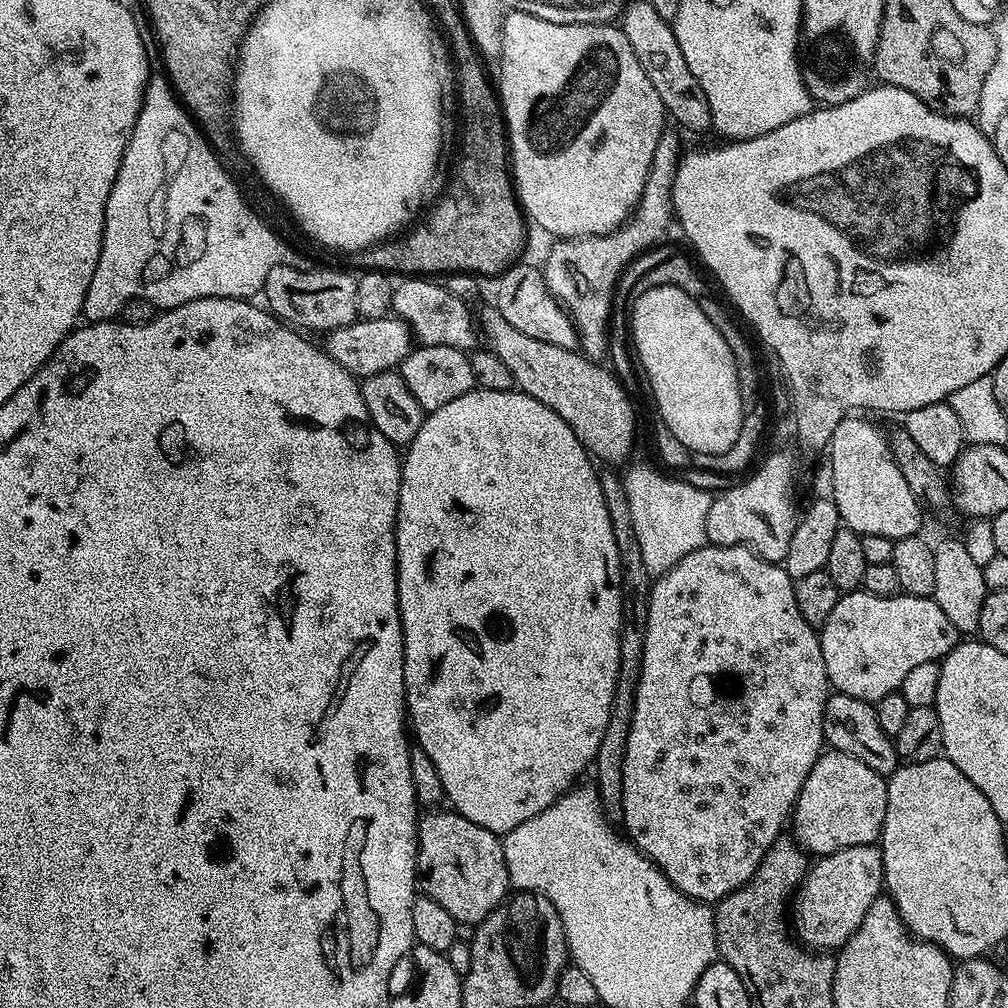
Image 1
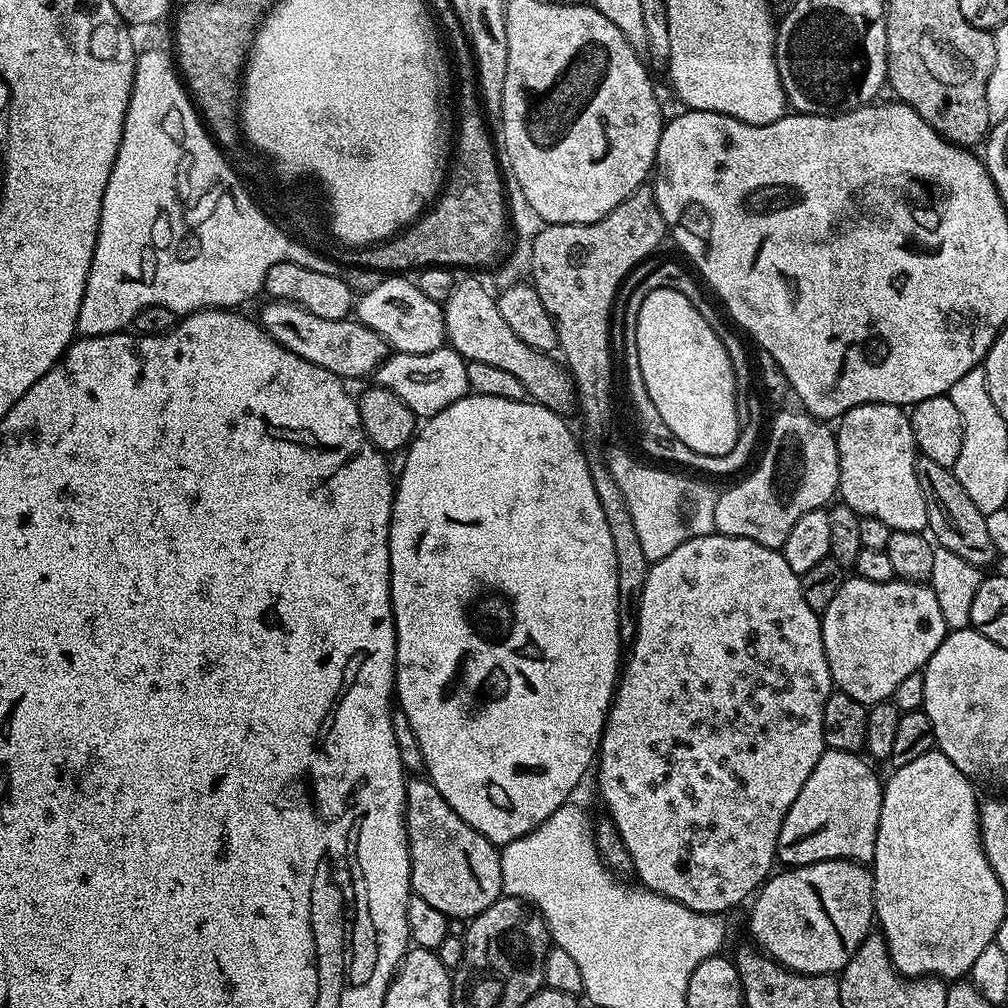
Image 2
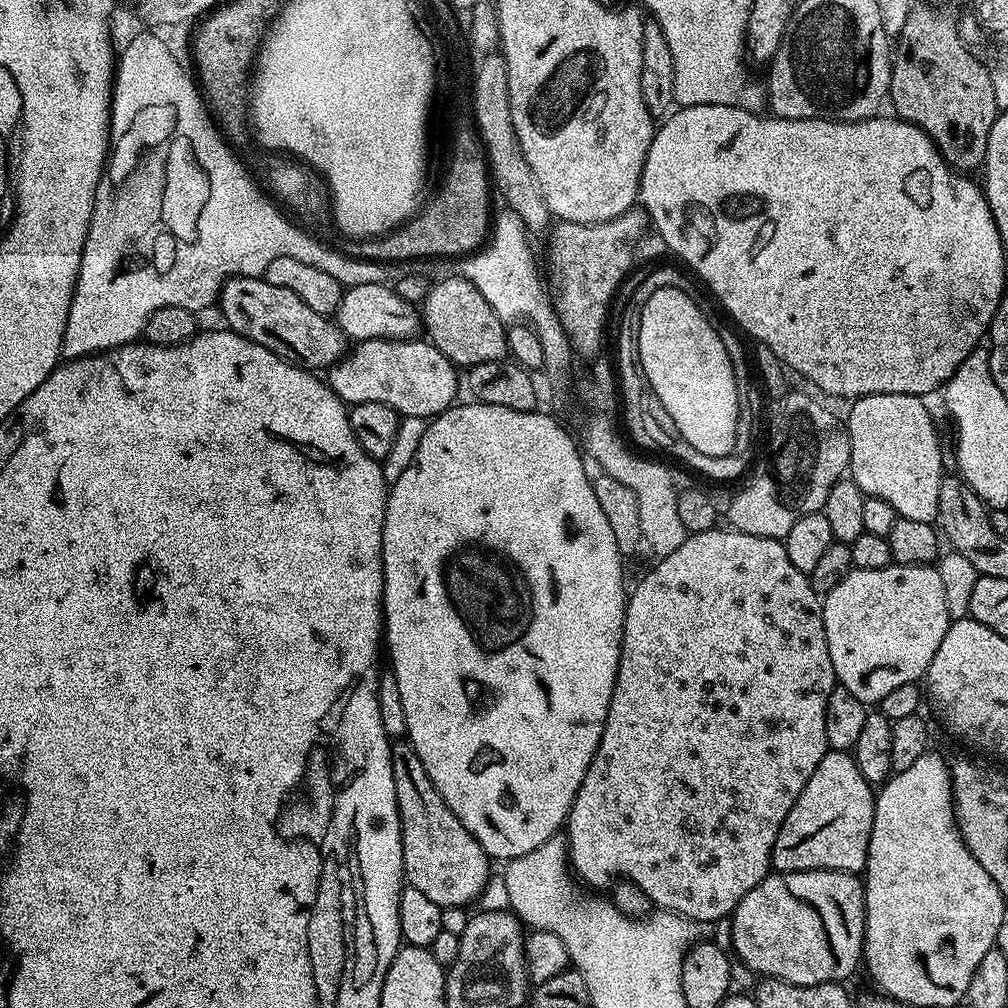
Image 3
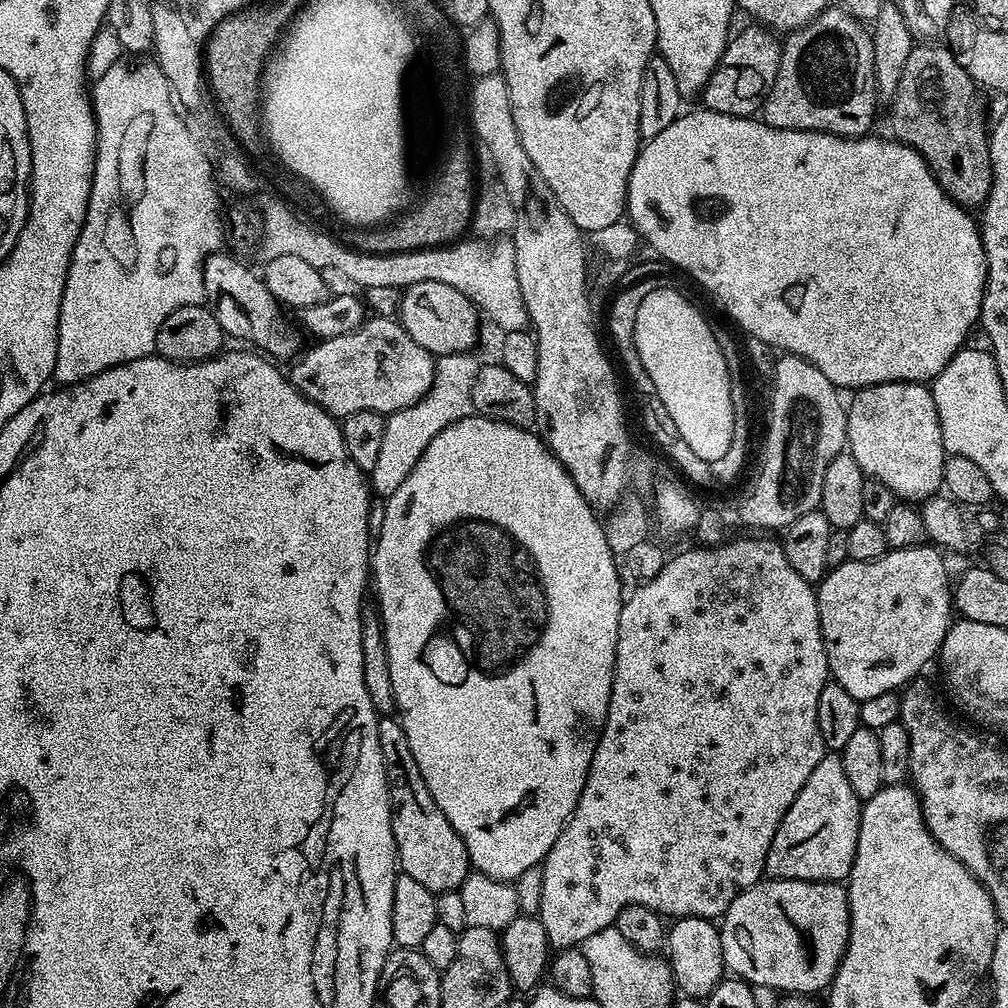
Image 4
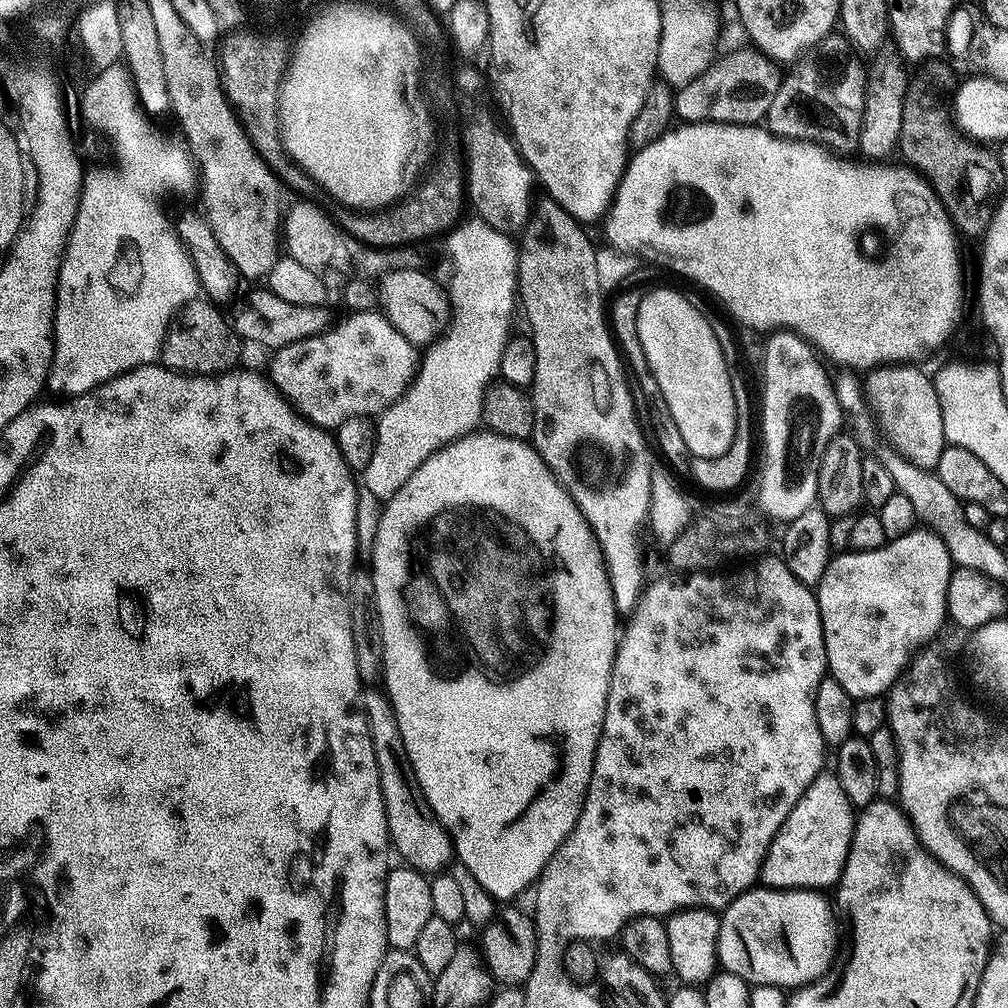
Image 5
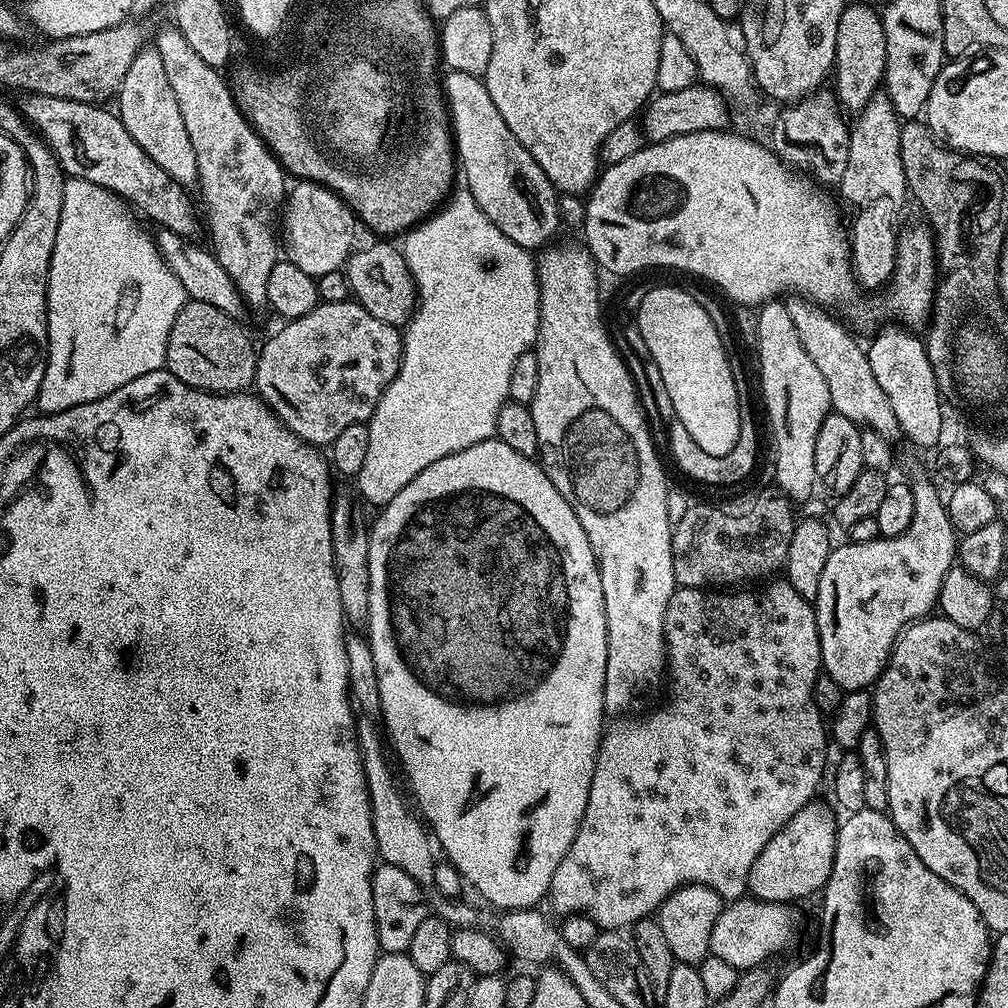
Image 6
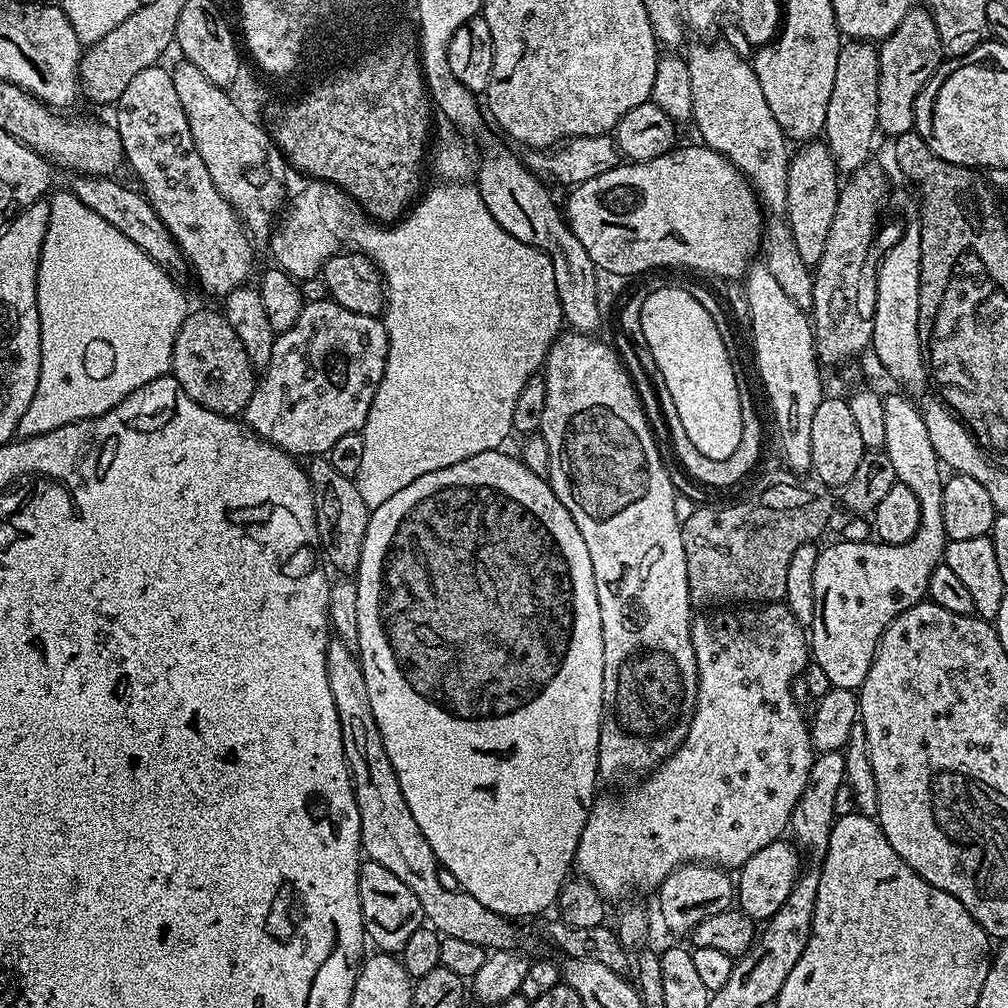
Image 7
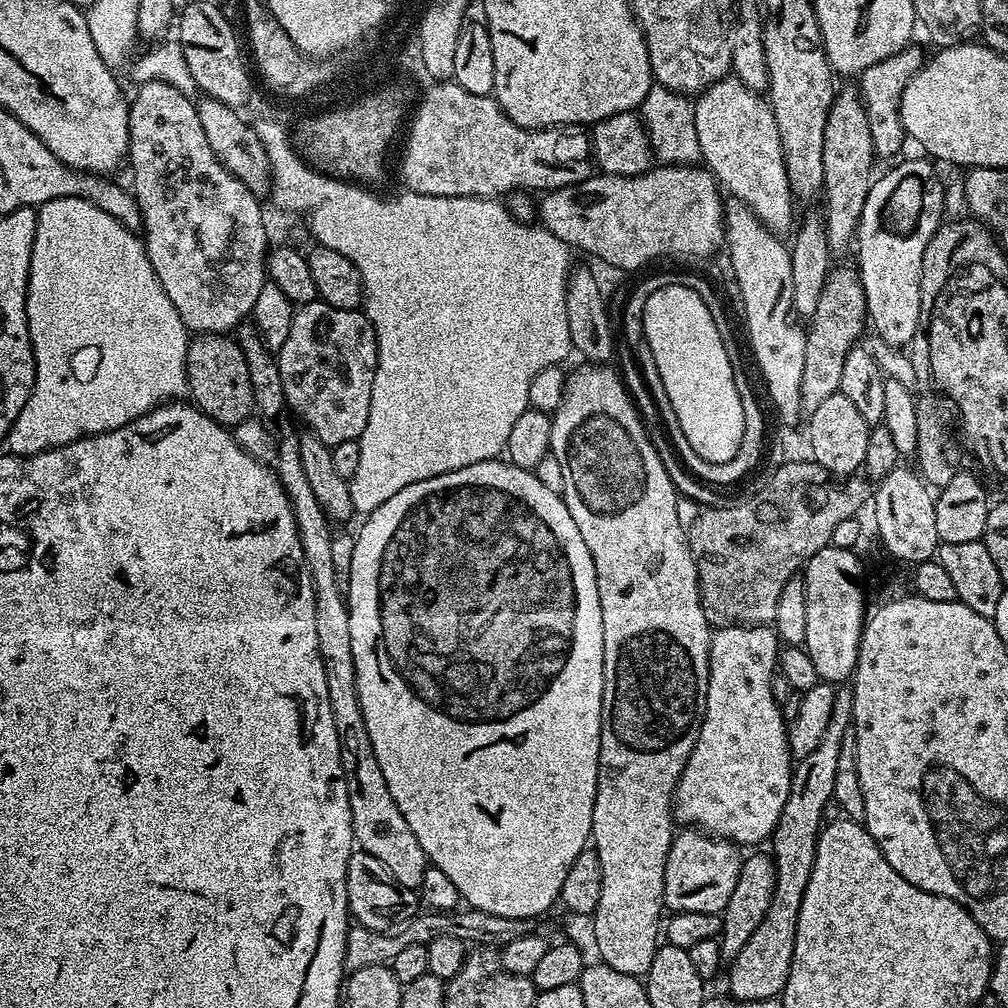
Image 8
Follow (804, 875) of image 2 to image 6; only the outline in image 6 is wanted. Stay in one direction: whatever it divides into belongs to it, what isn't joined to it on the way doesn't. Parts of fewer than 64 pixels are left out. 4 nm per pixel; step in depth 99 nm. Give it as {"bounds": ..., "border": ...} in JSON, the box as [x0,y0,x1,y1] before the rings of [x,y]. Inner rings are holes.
{"bounds":[710,898,796,970],"border":[[[755,898],[733,900],[714,922],[710,938],[711,955],[730,962],[738,970],[759,968],[769,963],[771,956],[776,956],[796,936],[796,920],[792,917],[793,909],[786,904],[775,904]]]}

